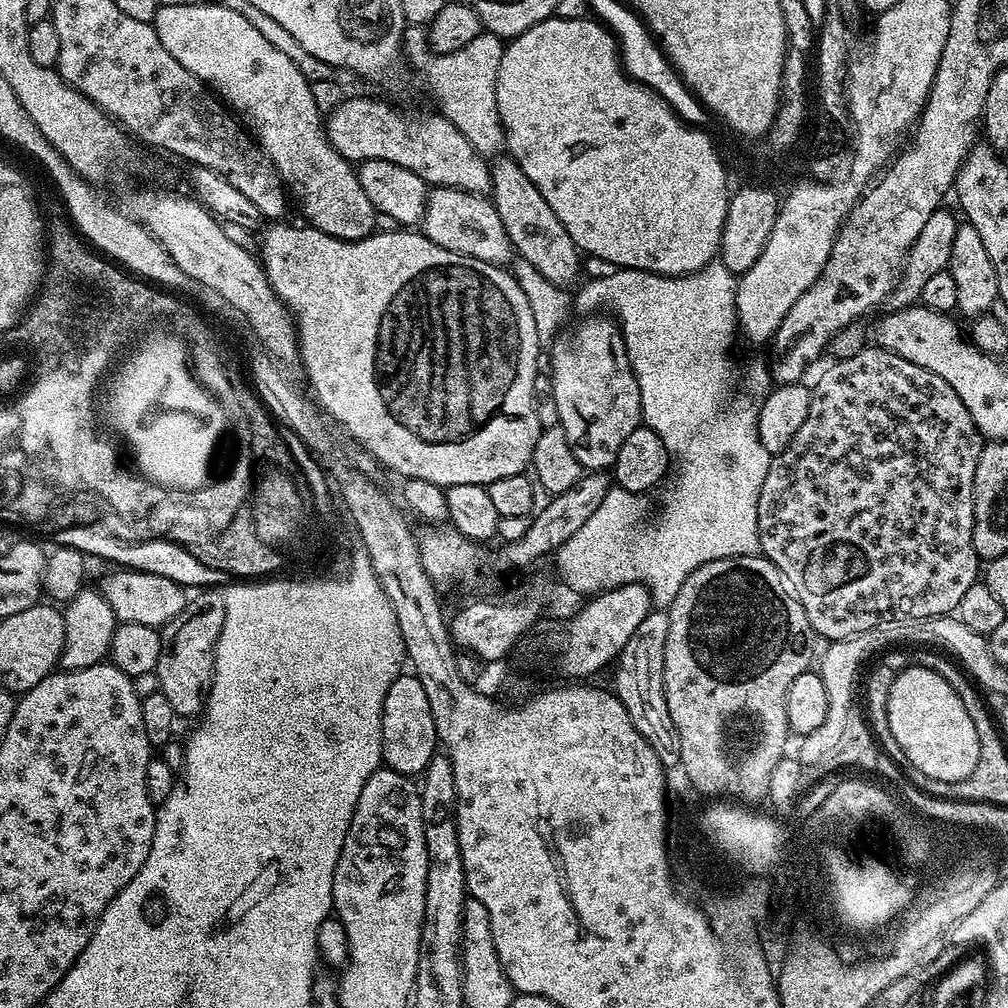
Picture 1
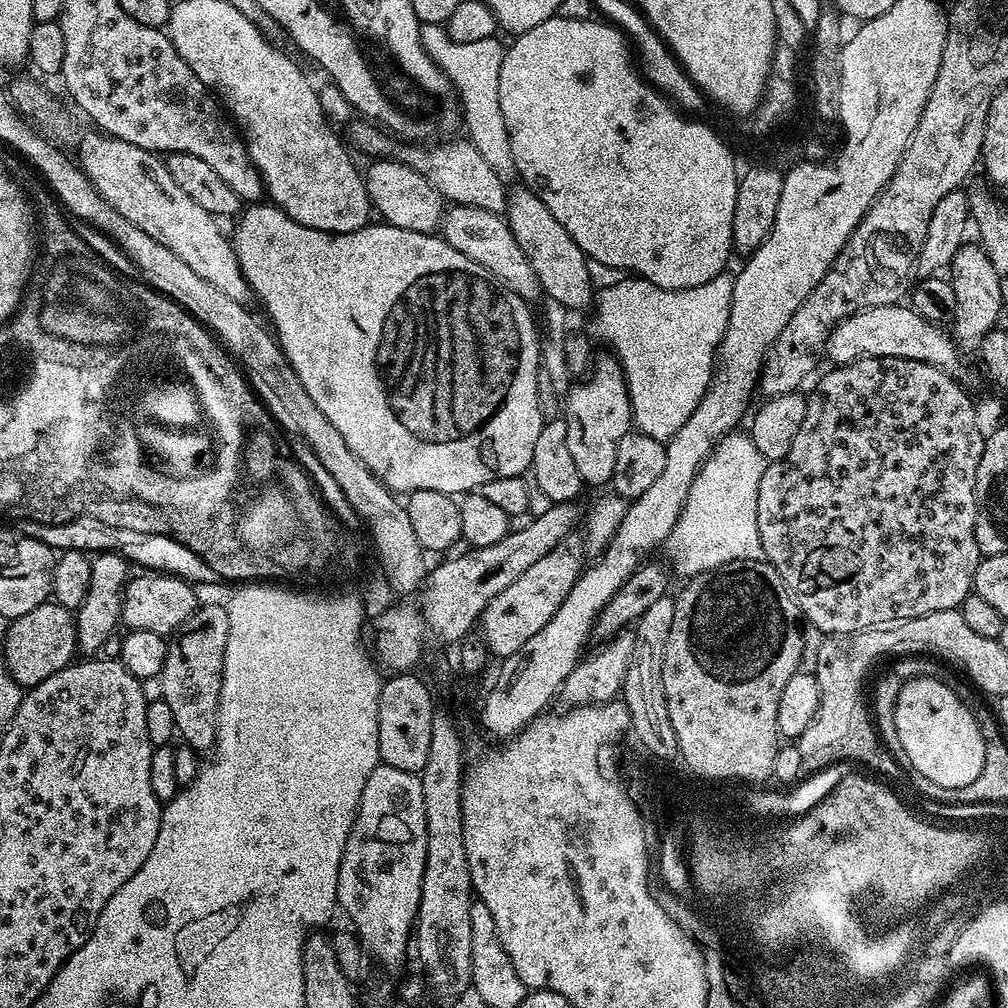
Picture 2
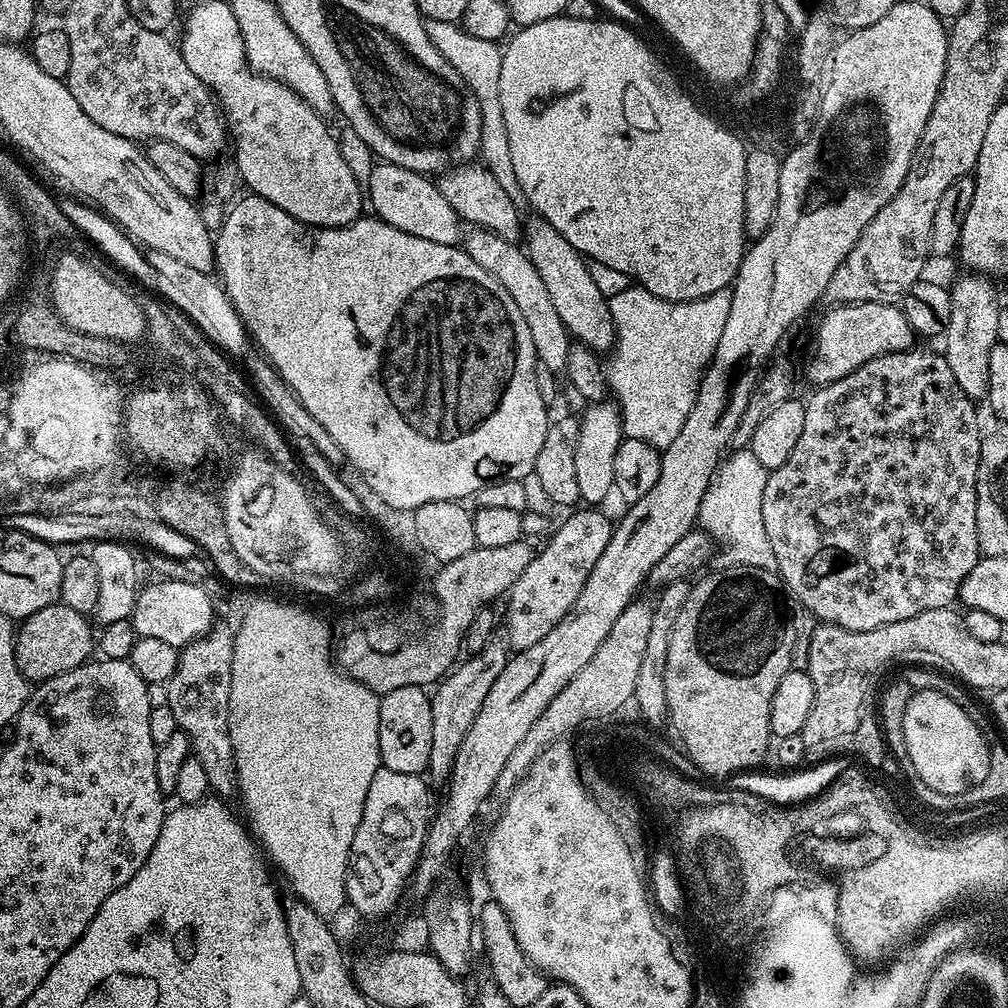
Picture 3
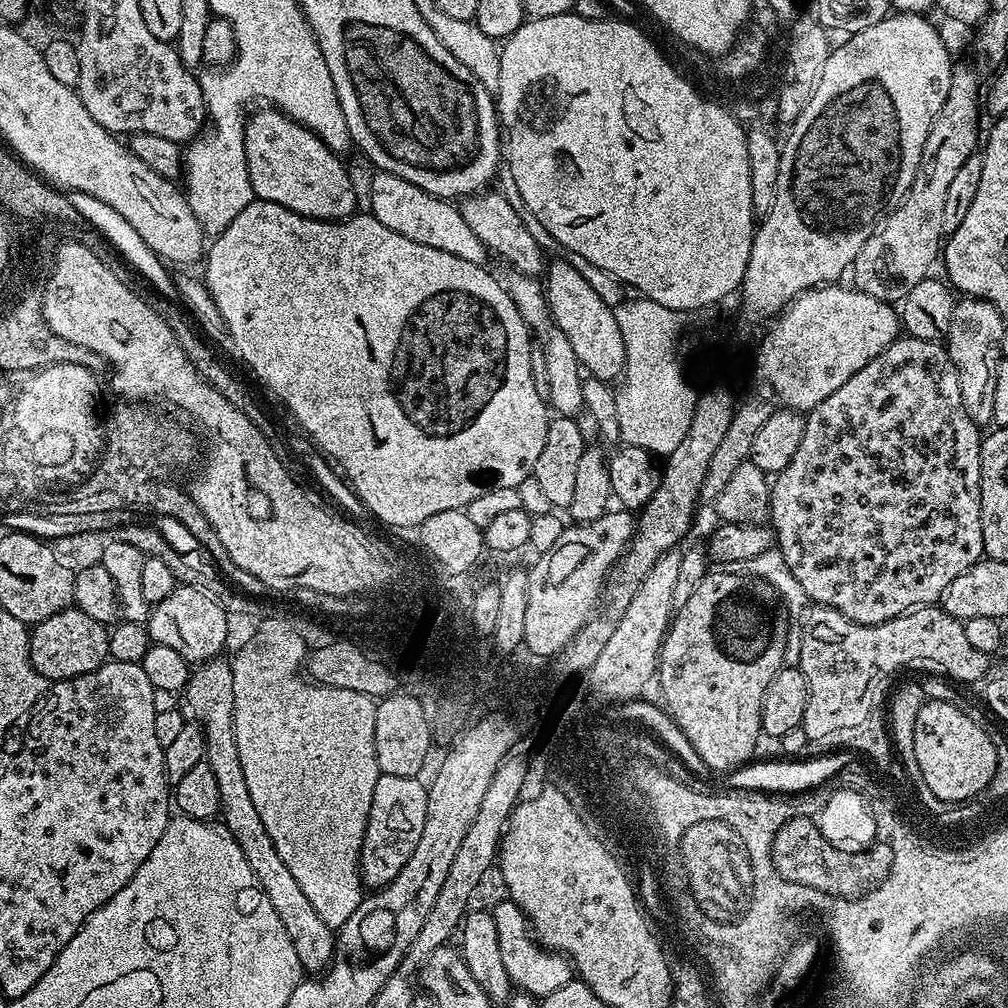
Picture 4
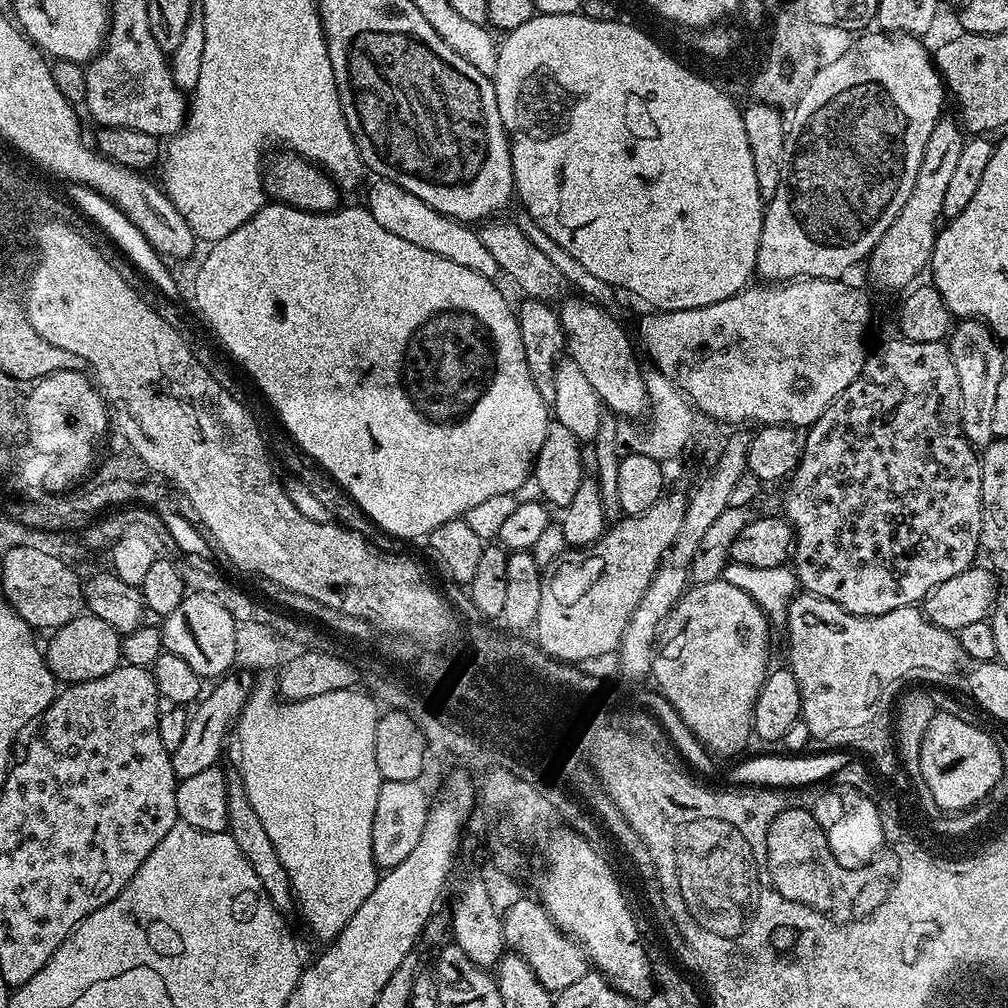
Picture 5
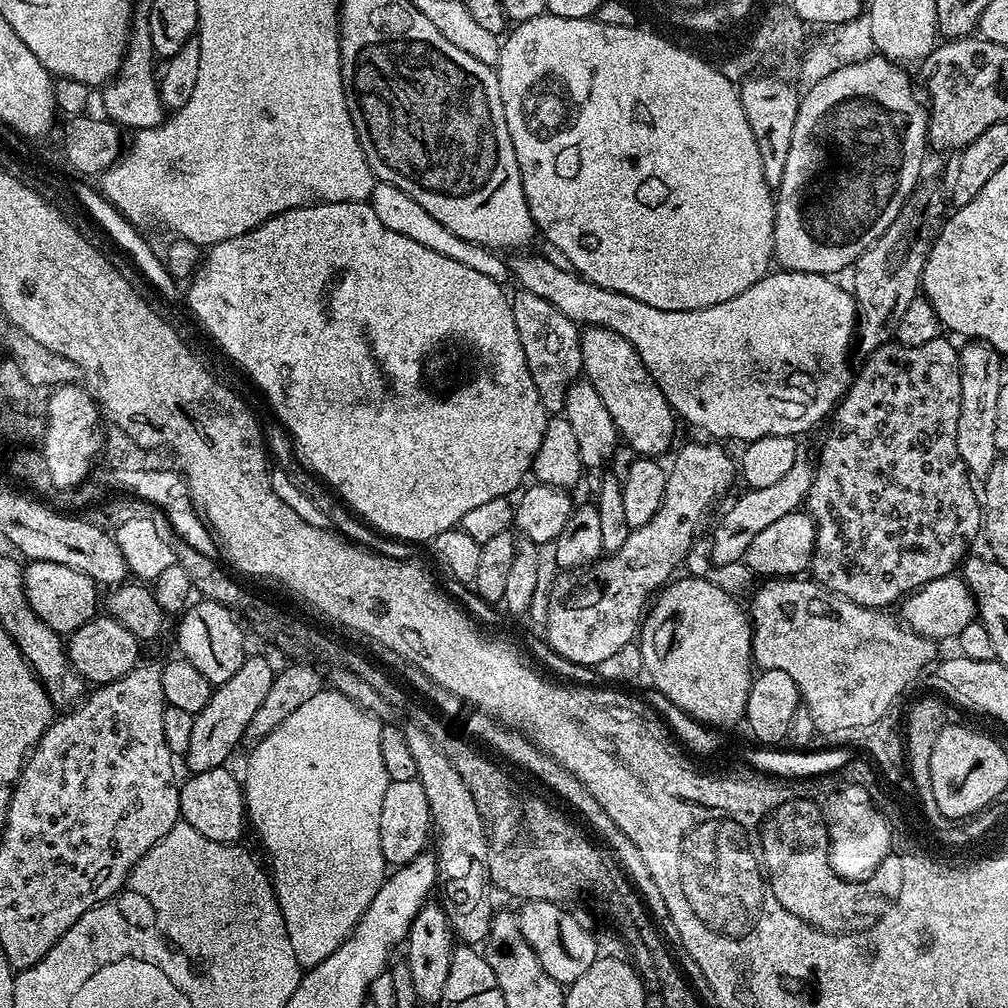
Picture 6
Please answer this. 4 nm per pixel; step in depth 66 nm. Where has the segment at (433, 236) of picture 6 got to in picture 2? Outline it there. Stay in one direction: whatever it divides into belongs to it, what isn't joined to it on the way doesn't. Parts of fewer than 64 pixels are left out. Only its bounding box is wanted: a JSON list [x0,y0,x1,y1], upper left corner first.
[363,158,446,233]

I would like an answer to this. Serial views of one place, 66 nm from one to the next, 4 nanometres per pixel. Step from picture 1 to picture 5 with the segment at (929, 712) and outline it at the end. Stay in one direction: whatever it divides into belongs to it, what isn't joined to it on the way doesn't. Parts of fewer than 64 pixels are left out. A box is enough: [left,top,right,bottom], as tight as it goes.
[922,712,1006,813]

